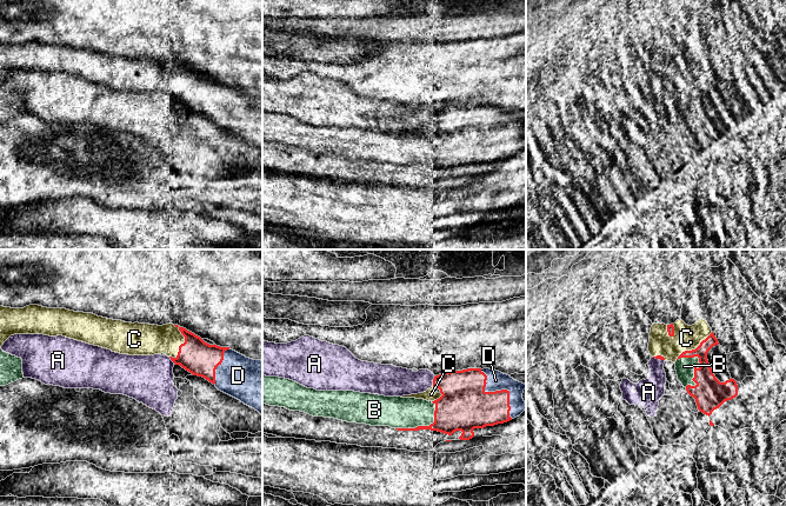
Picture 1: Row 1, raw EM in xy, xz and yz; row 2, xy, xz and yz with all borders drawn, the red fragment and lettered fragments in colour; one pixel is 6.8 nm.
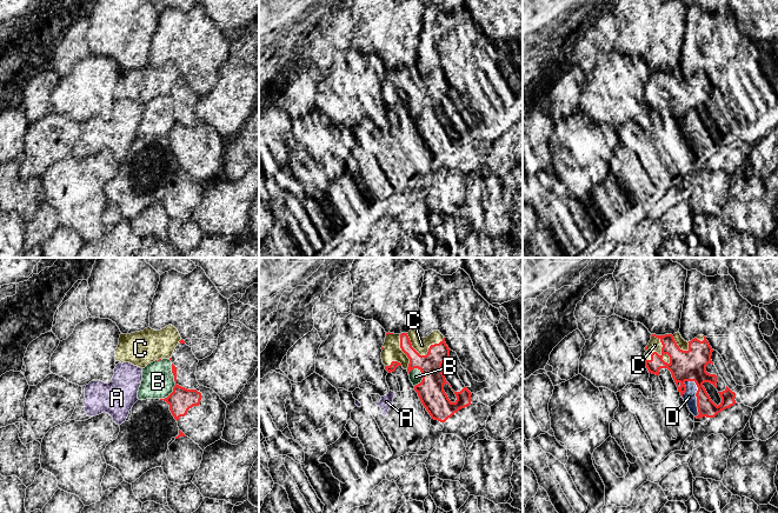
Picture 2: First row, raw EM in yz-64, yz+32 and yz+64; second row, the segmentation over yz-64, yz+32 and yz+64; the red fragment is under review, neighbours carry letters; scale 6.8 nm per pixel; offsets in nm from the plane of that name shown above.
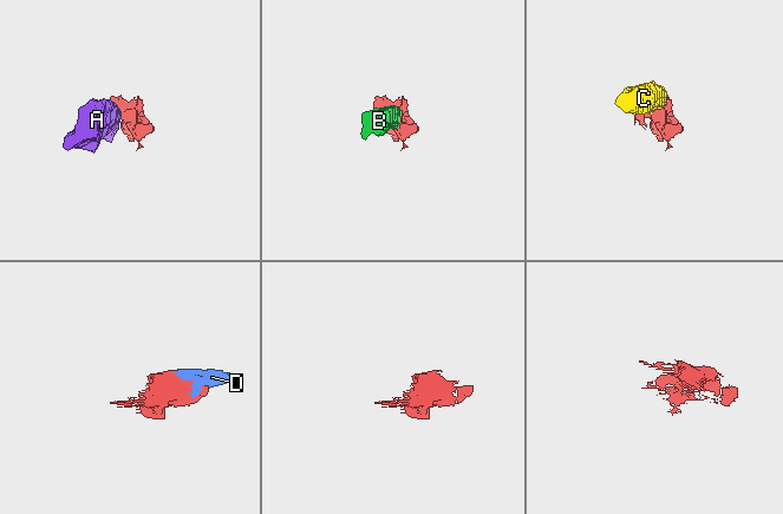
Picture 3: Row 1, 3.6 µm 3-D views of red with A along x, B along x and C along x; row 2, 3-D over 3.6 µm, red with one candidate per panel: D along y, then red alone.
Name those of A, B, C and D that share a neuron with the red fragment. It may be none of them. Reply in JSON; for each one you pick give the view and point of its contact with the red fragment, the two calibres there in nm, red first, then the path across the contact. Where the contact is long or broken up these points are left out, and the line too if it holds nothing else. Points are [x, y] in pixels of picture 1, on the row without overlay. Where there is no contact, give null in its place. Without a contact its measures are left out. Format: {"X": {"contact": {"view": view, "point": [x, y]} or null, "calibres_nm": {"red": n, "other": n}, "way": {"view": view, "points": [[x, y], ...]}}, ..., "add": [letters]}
{"C": {"contact": {"view": "xy", "point": [185, 78]}, "calibres_nm": {"red": 240, "other": 200}}, "D": {"contact": {"view": "xz", "point": [500, 127]}, "calibres_nm": {"red": 320, "other": 130}}, "add": ["C", "D"]}

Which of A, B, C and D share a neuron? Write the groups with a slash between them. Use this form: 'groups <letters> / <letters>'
groups A / B / C D

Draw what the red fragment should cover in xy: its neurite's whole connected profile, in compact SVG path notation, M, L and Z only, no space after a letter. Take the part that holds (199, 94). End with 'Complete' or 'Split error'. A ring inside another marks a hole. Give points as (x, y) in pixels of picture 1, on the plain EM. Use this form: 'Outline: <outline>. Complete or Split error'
Outline: M29 41L24 45L0 42L0 85L14 71L62 72L128 92L164 89L175 101L180 101L193 112L205 114L219 127L240 137L262 152L262 98L246 94L229 84L209 81L200 73L178 61L132 60L98 53L93 49L47 45L39 41Z. Split error

